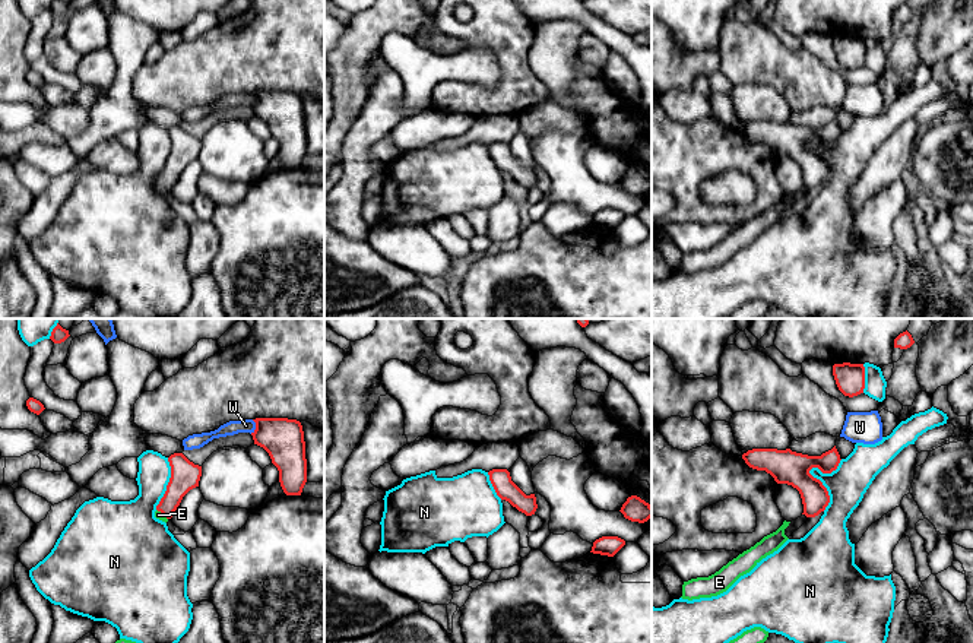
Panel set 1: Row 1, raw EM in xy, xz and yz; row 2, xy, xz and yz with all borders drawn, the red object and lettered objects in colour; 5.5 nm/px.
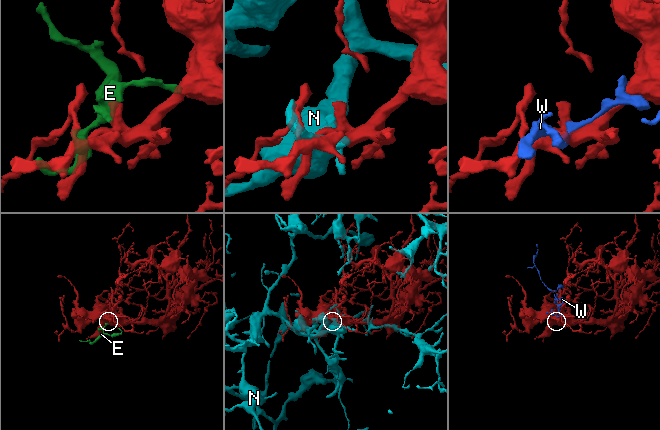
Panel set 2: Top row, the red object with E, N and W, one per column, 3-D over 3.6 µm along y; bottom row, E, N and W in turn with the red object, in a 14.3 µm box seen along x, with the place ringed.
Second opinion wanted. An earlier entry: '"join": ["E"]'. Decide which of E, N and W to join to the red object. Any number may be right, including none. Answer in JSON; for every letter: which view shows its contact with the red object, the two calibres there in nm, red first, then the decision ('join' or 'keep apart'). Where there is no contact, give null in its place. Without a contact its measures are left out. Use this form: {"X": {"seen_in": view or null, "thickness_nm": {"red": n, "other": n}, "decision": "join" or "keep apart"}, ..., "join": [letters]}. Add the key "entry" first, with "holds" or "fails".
{"entry": "holds", "E": {"seen_in": "xy", "thickness_nm": {"red": 160, "other": 50}, "decision": "join"}, "N": {"seen_in": "yz", "thickness_nm": {"red": 190, "other": 220}, "decision": "keep apart"}, "W": {"seen_in": "xy", "thickness_nm": {"red": 220, "other": 80}, "decision": "keep apart"}, "join": ["E"]}

